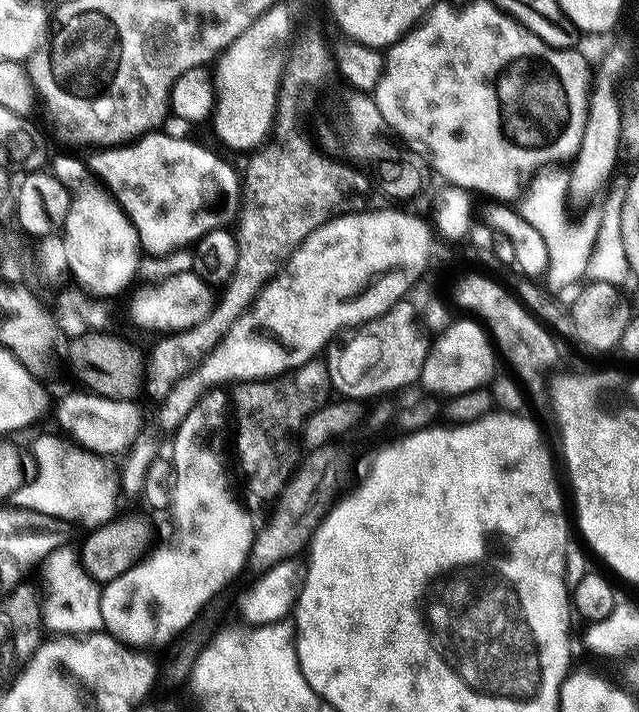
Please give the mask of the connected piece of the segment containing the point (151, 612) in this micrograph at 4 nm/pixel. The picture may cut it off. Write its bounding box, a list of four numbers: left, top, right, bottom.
[100,391,257,648]

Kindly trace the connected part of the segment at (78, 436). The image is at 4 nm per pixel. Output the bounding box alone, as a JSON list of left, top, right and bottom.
[56,390,142,458]

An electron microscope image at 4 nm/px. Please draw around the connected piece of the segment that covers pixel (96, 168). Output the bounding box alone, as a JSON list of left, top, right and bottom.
[89,130,241,256]

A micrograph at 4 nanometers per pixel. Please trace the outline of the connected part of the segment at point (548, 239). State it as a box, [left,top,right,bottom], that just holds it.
[518,166,598,288]

